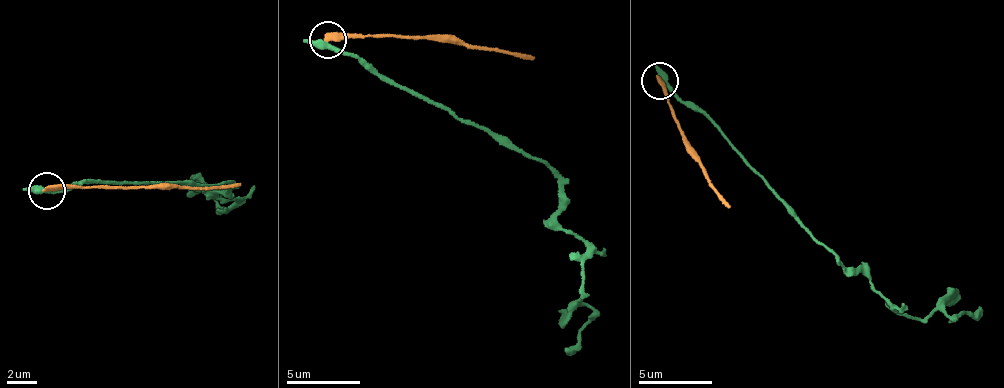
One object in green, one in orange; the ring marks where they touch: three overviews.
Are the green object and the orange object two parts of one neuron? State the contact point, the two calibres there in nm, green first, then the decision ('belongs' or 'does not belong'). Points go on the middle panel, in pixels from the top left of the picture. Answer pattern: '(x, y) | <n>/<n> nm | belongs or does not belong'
(327, 39) | 380/400 nm | does not belong

